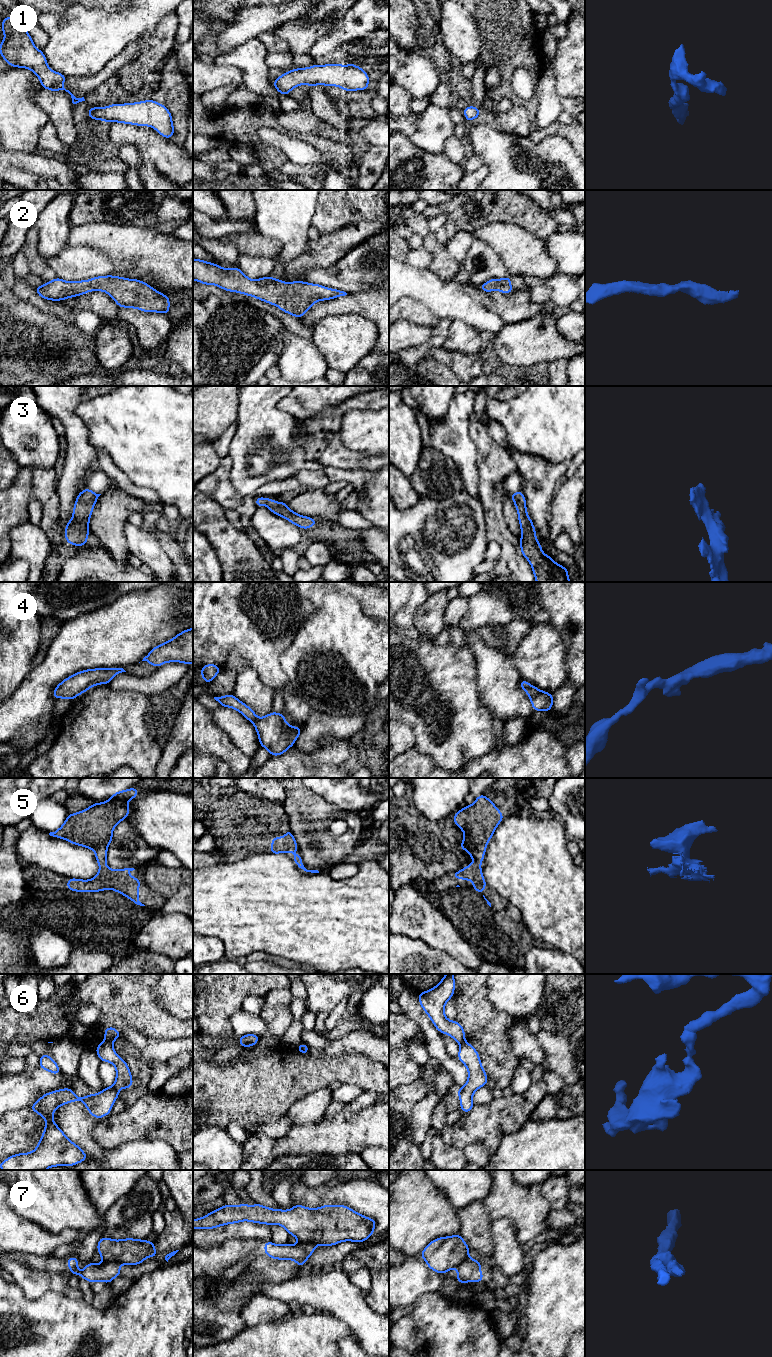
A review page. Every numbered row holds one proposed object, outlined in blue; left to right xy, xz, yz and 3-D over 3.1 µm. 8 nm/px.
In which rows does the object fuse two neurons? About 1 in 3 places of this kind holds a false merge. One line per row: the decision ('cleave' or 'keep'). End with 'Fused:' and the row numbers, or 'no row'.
1: keep
2: keep
3: keep
4: keep
5: keep
6: cleave
7: cleave
Fused: 6, 7

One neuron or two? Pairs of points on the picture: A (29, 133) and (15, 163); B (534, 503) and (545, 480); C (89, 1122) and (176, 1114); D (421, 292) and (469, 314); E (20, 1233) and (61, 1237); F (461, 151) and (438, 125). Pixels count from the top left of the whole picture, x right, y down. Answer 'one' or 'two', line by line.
A: two
B: one
C: two
D: one
E: one
F: two

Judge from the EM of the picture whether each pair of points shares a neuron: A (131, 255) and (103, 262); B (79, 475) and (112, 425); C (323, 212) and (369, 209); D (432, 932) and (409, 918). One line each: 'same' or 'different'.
A: different
B: different
C: same
D: same

